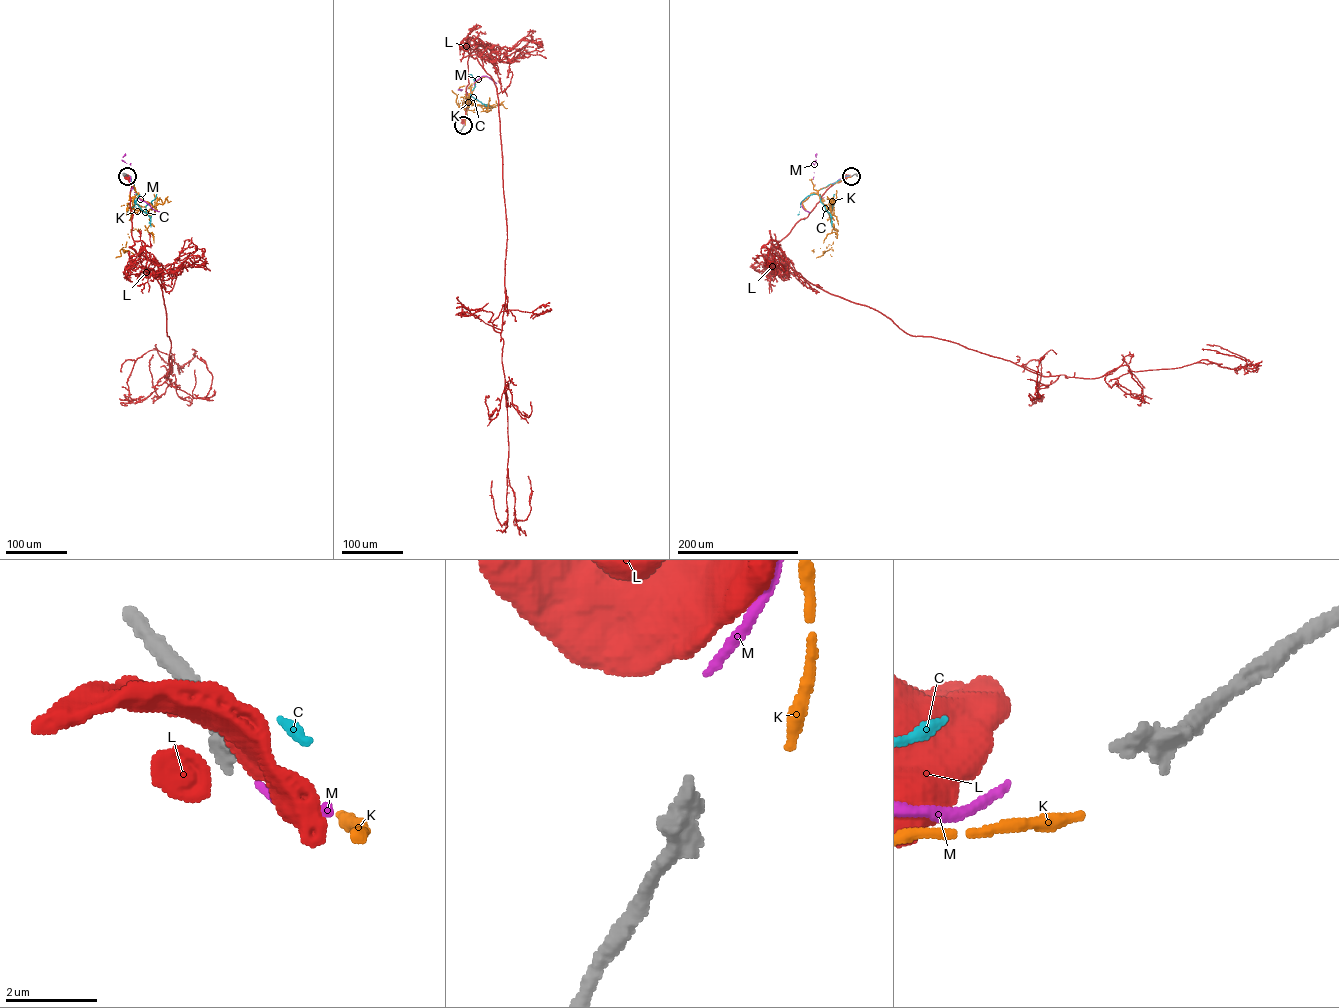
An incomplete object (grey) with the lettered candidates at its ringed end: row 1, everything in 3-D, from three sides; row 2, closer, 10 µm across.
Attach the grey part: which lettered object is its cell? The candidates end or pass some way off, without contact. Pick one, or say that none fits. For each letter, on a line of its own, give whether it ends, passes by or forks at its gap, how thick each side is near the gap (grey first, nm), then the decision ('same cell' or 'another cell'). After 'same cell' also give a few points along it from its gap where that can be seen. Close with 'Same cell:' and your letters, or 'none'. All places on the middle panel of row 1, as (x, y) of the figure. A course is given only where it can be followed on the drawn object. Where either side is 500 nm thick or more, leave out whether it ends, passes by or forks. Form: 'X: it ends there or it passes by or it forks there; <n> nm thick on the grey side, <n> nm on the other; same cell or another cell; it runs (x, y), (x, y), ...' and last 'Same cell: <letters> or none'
C: it ends there; 340 nm thick on the grey side, 240 nm on the other; another cell
K: it ends there; 340 nm thick on the grey side, 280 nm on the other; another cell
L: 340 nm thick on the grey side, 650 nm on the other; another cell
M: it ends there; 340 nm thick on the grey side, 190 nm on the other; another cell
Same cell: none

